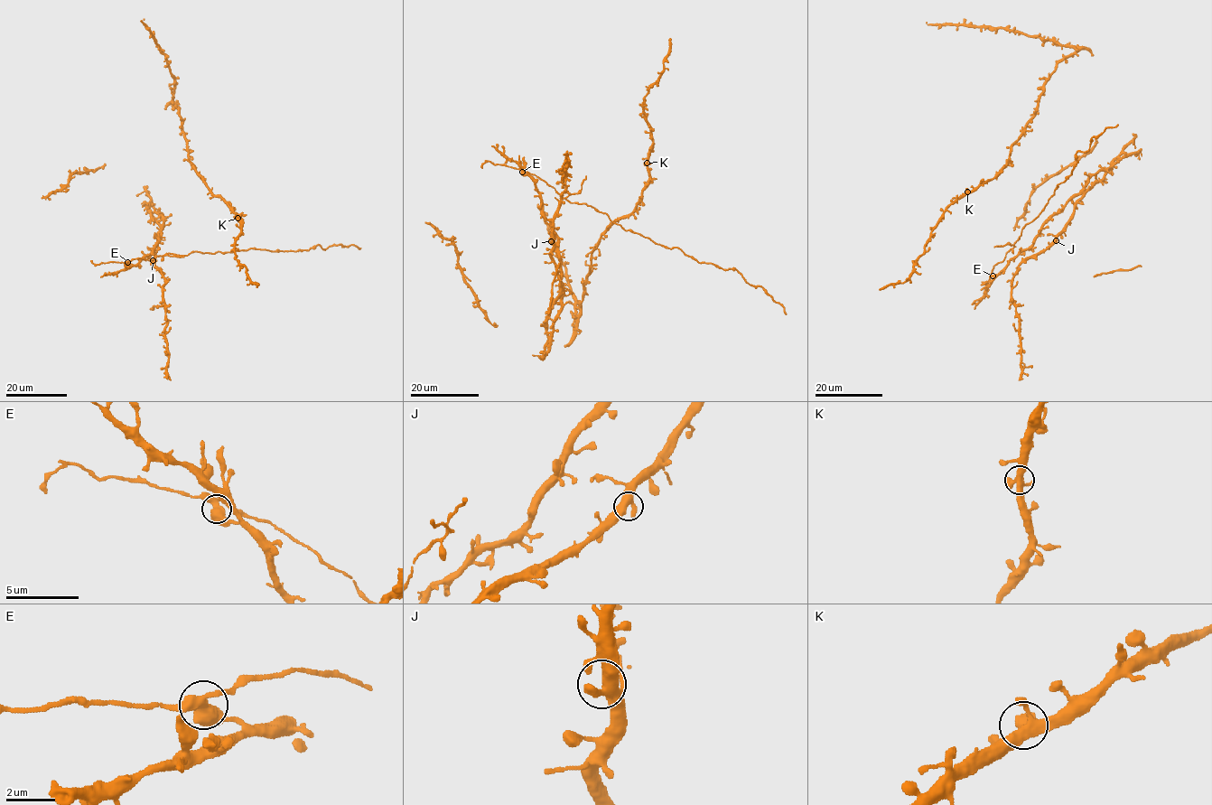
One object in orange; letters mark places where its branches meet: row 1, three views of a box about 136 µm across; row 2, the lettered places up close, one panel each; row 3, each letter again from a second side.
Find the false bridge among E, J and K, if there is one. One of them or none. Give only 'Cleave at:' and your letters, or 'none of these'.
Cleave at: E

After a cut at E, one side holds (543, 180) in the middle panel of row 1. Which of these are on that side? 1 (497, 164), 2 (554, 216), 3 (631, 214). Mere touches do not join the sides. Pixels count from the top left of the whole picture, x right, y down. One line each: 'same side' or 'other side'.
1: same side
2: other side
3: other side

